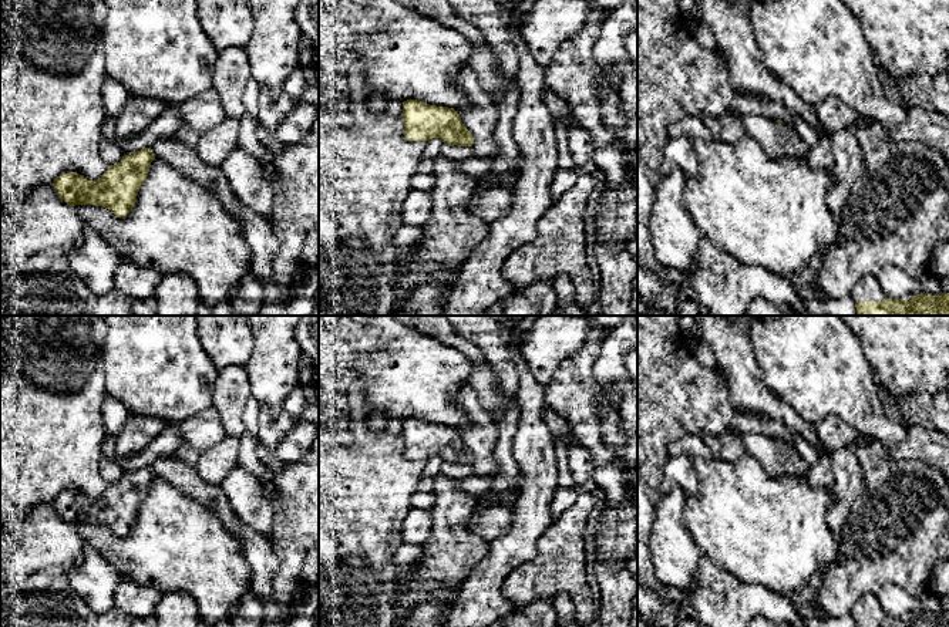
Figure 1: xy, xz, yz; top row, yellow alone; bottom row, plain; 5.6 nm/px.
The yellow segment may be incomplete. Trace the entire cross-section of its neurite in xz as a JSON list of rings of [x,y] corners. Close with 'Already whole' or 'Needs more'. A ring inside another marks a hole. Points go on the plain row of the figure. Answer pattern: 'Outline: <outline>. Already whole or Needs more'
Outline: [[[407,418],[403,421],[401,436],[404,455],[408,459],[440,456],[450,463],[472,465],[474,462],[472,452],[461,441],[458,429],[452,427]]]. Already whole

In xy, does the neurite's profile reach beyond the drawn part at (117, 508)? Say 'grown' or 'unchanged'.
unchanged

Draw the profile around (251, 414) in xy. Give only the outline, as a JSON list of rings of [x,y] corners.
[[[250,398],[246,404],[243,419],[246,424],[246,431],[249,431],[253,435],[258,432],[258,417],[259,417],[259,404],[253,398]]]

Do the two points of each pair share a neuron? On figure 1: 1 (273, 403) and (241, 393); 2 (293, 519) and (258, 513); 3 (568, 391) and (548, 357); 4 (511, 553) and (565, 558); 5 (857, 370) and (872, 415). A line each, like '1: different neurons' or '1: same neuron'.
1: different neurons
2: different neurons
3: different neurons
4: different neurons
5: same neuron

